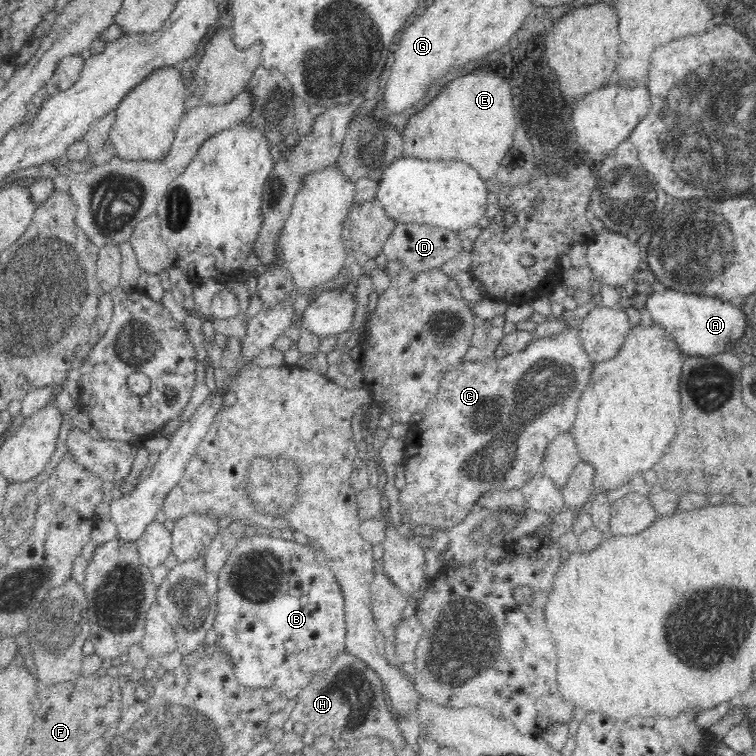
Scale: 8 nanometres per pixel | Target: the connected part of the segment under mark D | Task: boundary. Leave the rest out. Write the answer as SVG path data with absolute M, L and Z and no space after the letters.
M398 223L383 249L389 259L397 259L410 271L439 270L440 266L444 266L444 262L449 261L452 256L456 256L456 252L461 252L462 236L463 234L449 229Z

